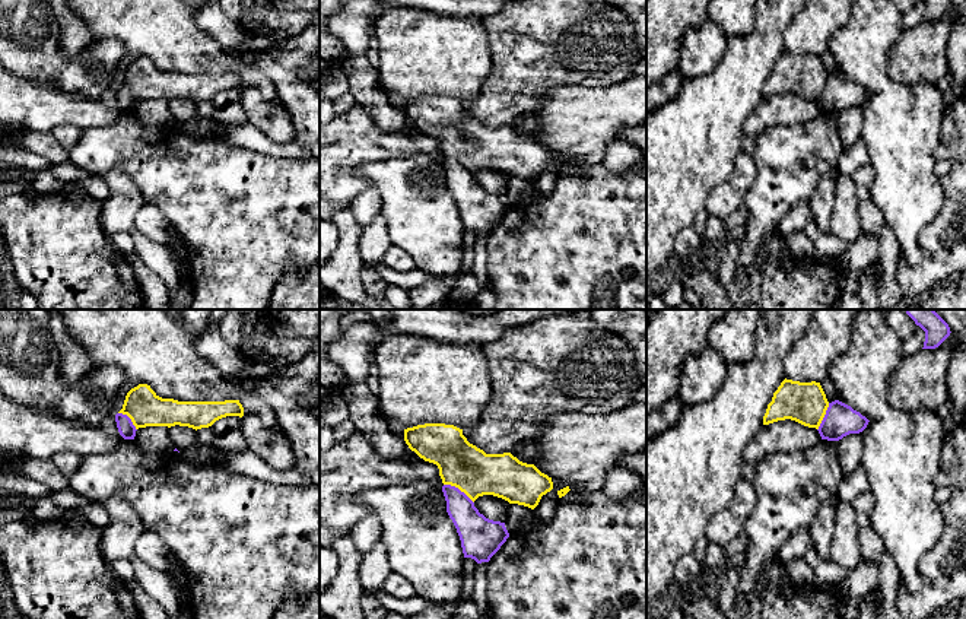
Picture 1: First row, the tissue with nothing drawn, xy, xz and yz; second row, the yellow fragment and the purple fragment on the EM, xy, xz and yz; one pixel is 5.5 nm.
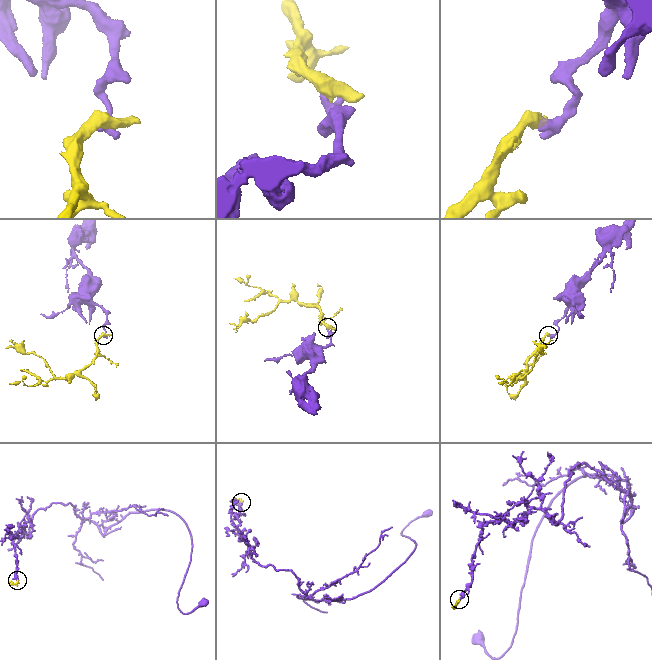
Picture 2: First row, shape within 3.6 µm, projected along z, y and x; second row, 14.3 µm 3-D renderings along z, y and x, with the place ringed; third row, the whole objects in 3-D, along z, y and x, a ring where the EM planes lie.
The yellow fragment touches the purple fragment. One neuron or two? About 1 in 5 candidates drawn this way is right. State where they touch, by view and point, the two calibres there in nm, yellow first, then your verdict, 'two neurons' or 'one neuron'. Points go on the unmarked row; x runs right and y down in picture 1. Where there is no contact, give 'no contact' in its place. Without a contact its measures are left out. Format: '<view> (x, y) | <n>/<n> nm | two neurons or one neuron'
xz (458, 161) | 260/190 nm | two neurons

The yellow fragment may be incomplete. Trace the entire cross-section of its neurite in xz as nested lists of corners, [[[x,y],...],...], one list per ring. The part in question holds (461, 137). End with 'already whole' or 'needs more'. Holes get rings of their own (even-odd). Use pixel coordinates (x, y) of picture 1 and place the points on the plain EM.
[[[425,96],[404,102],[404,114],[425,134],[439,142],[444,158],[464,165],[473,175],[493,168],[534,182],[553,162],[552,150],[511,126],[486,127],[470,117],[463,102],[445,96]]]; already whole

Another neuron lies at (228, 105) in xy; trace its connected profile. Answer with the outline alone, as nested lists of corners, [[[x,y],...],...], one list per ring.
[[[239,89],[222,91],[210,101],[215,105],[212,120],[215,120],[219,126],[226,127],[248,123]]]

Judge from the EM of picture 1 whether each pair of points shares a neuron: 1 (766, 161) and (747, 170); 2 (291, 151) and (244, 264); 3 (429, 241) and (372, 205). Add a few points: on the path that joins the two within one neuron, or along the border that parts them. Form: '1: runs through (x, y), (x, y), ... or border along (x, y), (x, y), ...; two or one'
1: border along (753, 155), (755, 180), (743, 197); two
2: border along (267, 152), (276, 156), (304, 159); two
3: border along (369, 186), (380, 196), (381, 213); two

